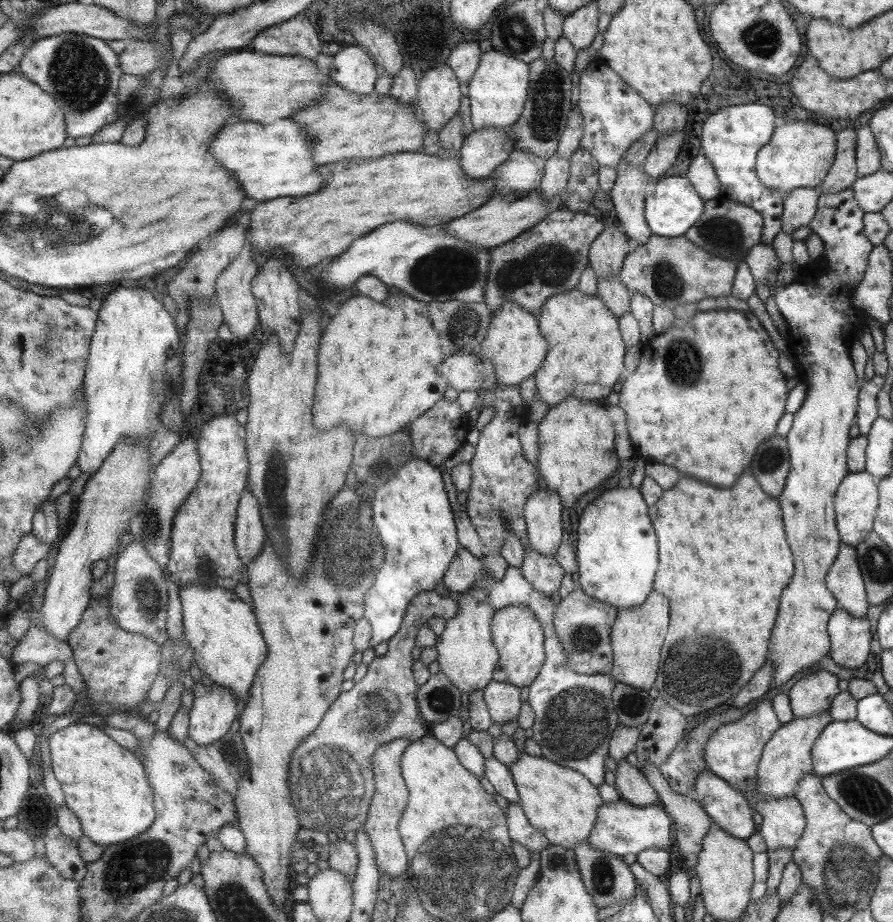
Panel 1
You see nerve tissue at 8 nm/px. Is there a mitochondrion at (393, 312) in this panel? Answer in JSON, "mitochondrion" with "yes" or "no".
{"mitochondrion":"no"}

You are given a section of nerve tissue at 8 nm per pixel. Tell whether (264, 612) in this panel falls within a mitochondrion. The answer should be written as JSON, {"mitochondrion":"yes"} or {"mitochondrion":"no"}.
{"mitochondrion":"no"}

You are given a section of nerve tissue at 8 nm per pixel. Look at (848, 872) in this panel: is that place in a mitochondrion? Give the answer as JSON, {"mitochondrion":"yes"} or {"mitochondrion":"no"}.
{"mitochondrion":"yes"}

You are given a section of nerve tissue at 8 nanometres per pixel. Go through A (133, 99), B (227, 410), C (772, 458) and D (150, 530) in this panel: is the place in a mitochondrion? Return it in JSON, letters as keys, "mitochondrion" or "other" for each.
{"A":"mitochondrion","B":"other","C":"mitochondrion","D":"mitochondrion"}

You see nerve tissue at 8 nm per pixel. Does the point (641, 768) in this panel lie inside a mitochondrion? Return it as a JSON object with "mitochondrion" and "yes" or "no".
{"mitochondrion":"no"}

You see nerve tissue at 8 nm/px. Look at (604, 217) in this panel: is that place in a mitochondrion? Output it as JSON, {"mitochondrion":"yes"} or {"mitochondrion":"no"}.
{"mitochondrion":"no"}

